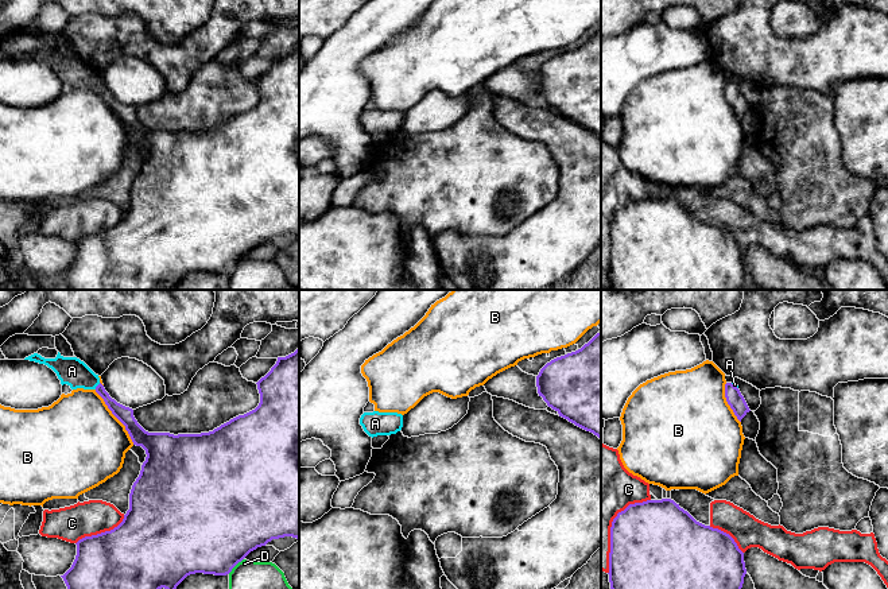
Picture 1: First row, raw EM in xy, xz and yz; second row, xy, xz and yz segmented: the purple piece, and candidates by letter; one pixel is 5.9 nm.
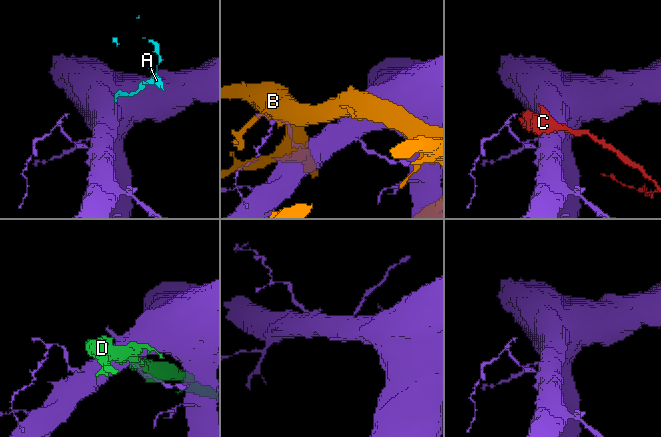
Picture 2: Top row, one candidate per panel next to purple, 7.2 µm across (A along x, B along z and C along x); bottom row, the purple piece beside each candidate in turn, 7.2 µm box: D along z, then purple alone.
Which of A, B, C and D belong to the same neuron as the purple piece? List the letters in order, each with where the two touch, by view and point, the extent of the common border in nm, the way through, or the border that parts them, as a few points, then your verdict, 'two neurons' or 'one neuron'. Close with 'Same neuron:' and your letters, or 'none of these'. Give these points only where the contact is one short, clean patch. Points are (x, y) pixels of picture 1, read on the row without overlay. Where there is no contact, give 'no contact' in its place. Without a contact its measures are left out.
A: meets purple in xy at (97, 84); contact 50 nm long; runs through xy (124, 112), (97, 84), (72, 69); one neuron
B: meets purple in xy at (115, 113); contact 400 nm long; two neurons
C: meets purple in xy at (101, 231); contact 340 nm long; two neurons
D: meets purple in xy at (235, 263); contact 130 nm long; two neurons
Same neuron: A

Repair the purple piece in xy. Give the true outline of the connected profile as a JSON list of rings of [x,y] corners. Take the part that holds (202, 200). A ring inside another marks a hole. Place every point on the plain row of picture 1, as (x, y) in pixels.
[[[299,46],[286,55],[278,55],[278,59],[271,69],[256,81],[260,92],[260,101],[255,108],[230,117],[213,129],[178,133],[170,131],[146,129],[135,117],[133,108],[112,97],[105,89],[104,84],[100,81],[98,73],[96,73],[84,59],[77,55],[63,55],[58,50],[55,57],[44,57],[40,53],[34,51],[24,58],[47,63],[57,71],[61,82],[67,82],[71,88],[94,88],[104,97],[112,112],[125,124],[133,143],[141,144],[147,152],[146,159],[141,163],[140,173],[132,183],[129,191],[129,208],[124,213],[123,220],[110,229],[85,235],[75,241],[75,257],[71,266],[63,274],[61,274],[67,284],[67,290],[158,290],[162,286],[167,287],[168,290],[174,290],[177,284],[190,272],[229,272],[232,267],[251,249],[265,244],[272,237],[284,235],[299,237]]]

